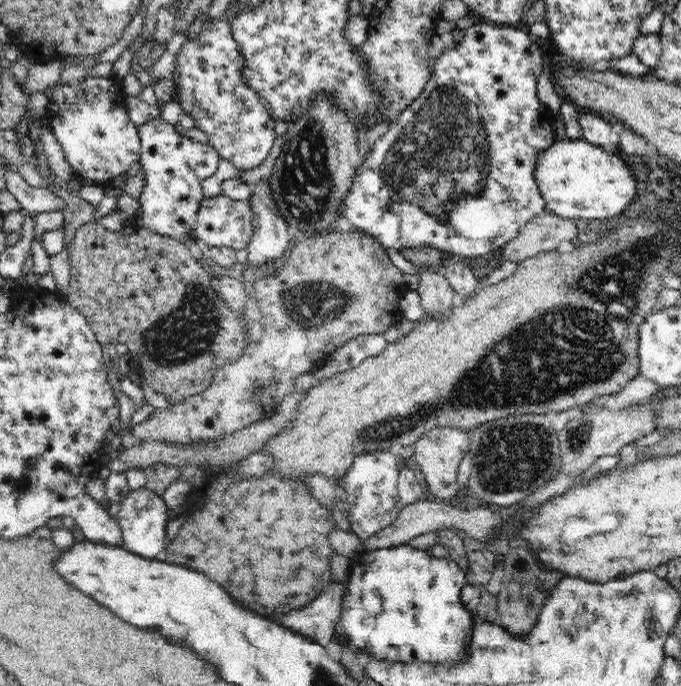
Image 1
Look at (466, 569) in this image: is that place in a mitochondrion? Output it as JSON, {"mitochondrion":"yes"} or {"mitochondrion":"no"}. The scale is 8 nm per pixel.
{"mitochondrion":"no"}

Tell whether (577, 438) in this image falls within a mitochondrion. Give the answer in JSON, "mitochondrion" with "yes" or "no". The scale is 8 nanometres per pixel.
{"mitochondrion":"yes"}

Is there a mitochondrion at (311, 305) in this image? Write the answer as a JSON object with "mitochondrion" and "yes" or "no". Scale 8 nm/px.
{"mitochondrion":"yes"}

